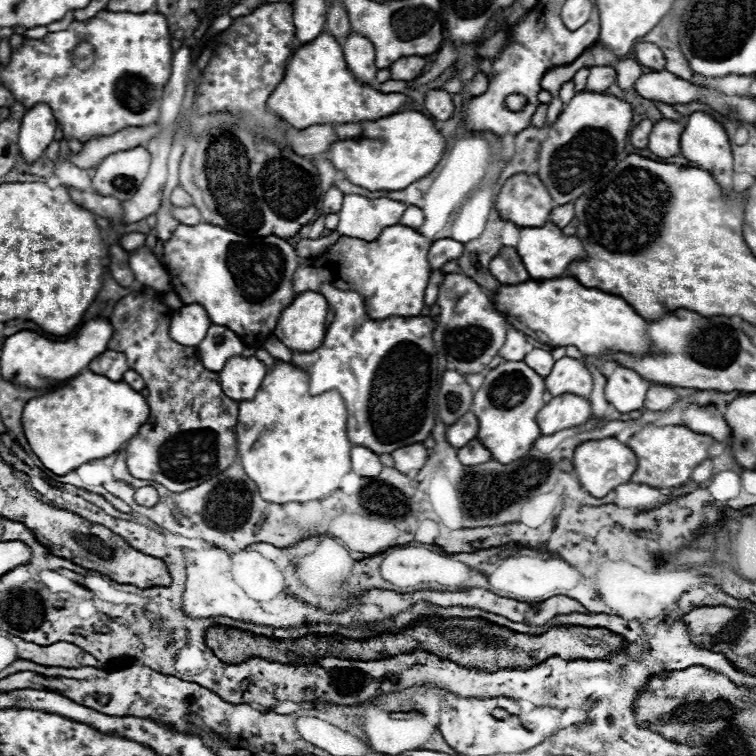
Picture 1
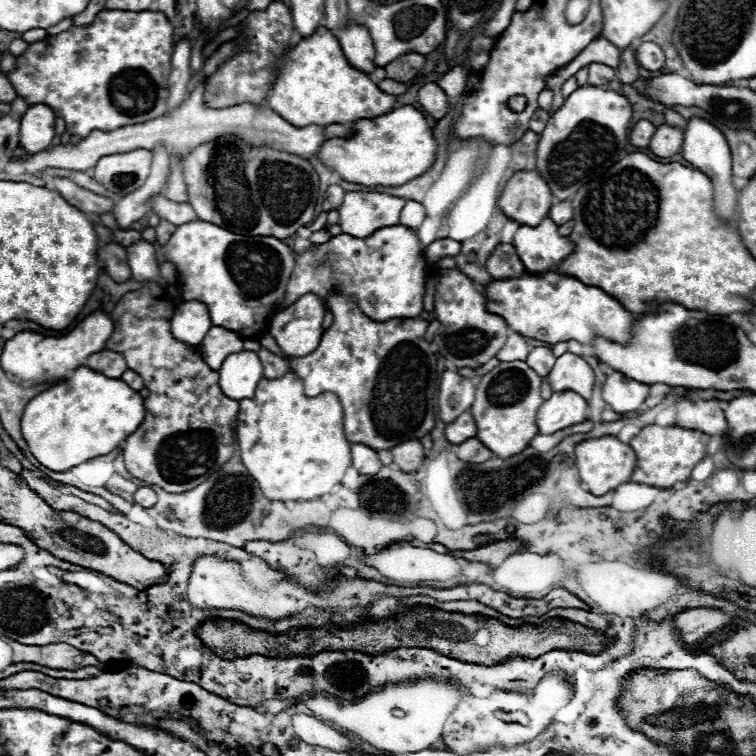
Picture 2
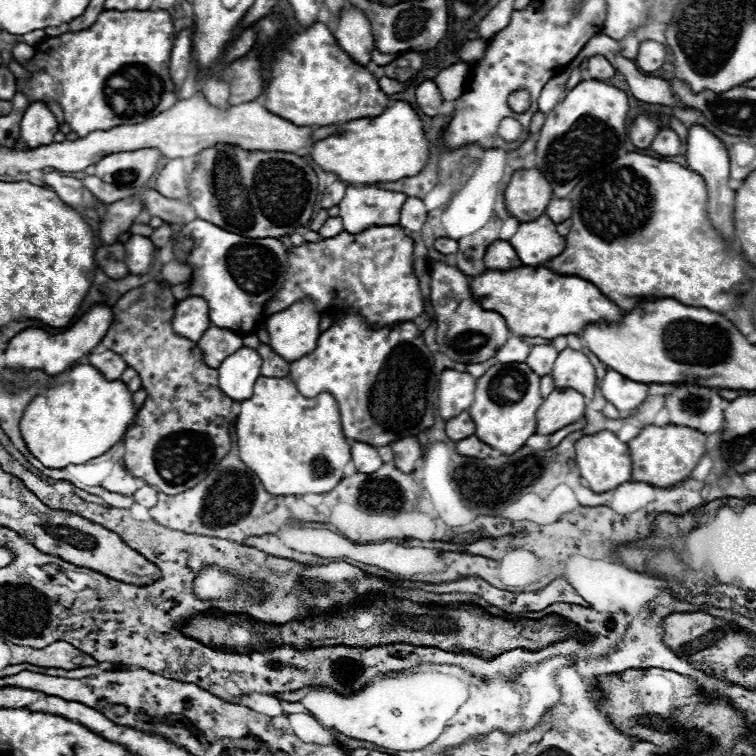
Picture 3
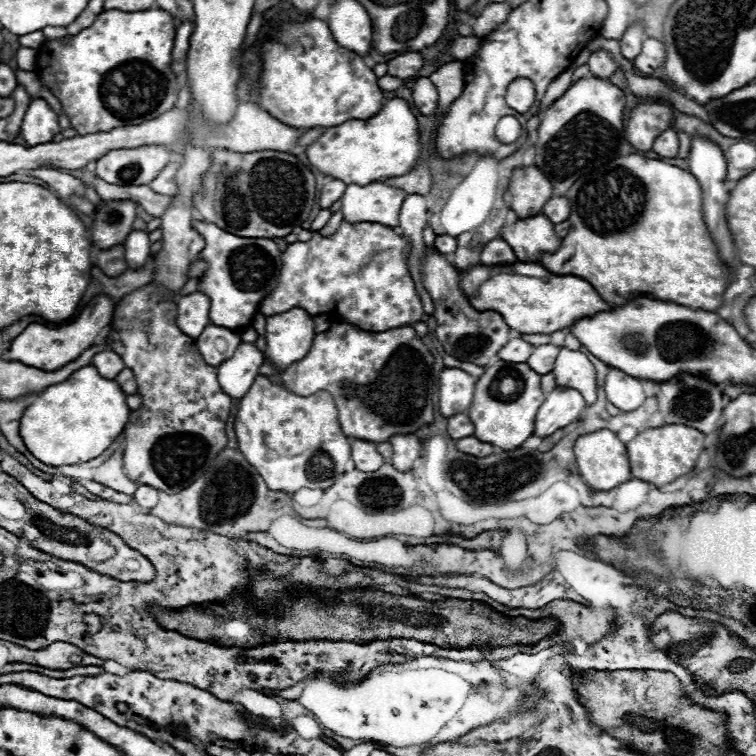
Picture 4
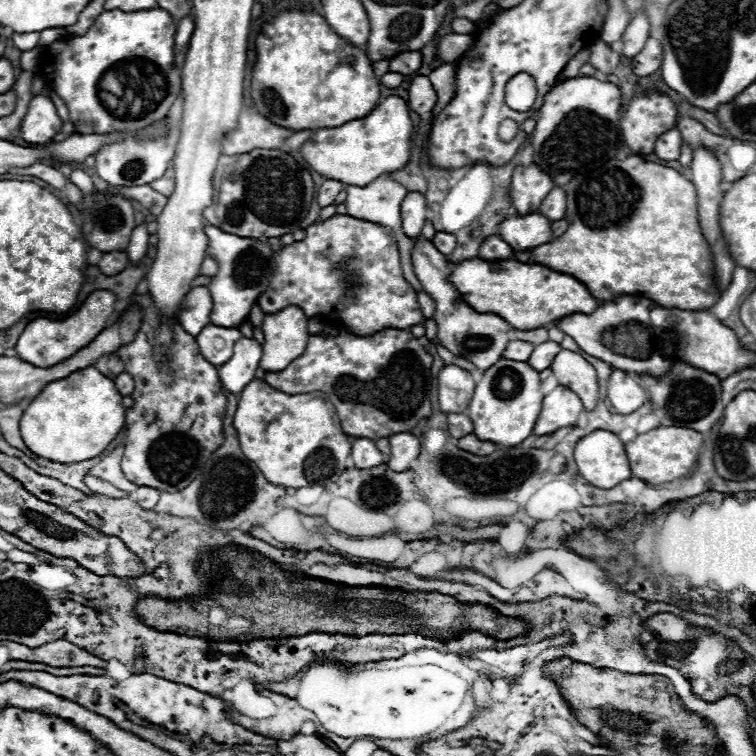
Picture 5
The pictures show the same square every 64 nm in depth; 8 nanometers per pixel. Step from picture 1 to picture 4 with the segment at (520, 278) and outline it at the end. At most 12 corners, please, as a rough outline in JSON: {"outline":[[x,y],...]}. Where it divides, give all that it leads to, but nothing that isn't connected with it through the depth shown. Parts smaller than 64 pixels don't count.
{"outline":[[494,238],[482,250],[486,266],[516,262],[512,248]]}

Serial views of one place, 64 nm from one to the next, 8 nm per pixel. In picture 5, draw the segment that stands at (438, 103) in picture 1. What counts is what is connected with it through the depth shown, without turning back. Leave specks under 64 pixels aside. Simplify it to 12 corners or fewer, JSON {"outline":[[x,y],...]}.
{"outline":[[416,76],[408,90],[408,106],[426,116],[436,106],[428,76]]}

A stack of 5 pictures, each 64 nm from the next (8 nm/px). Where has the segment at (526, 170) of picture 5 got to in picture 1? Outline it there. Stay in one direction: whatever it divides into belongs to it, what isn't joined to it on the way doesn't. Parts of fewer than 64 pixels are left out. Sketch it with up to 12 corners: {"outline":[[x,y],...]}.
{"outline":[[536,174],[510,176],[496,198],[520,228],[546,224],[556,204]]}

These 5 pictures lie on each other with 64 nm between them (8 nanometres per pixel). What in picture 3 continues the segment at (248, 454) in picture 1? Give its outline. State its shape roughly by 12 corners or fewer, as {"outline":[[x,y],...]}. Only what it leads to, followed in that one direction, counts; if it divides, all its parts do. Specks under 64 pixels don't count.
{"outline":[[260,376],[236,418],[270,494],[322,494],[350,444],[332,394]]}

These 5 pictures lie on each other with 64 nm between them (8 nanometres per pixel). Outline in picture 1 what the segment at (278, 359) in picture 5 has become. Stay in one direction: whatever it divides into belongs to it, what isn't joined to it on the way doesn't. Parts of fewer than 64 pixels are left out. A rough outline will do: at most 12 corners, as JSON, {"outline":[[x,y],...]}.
{"outline":[[304,292],[282,310],[274,336],[292,352],[324,340],[328,302]]}

